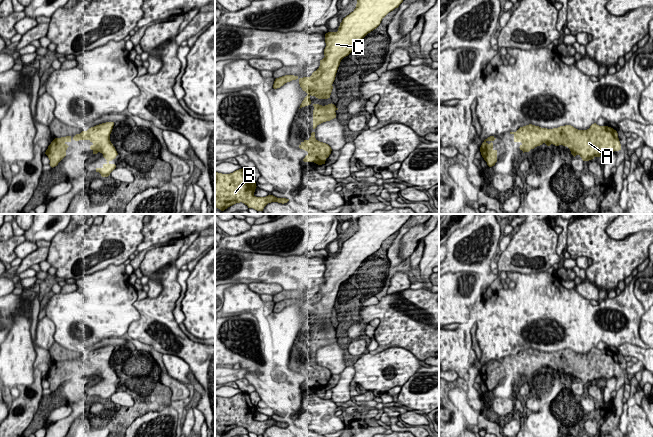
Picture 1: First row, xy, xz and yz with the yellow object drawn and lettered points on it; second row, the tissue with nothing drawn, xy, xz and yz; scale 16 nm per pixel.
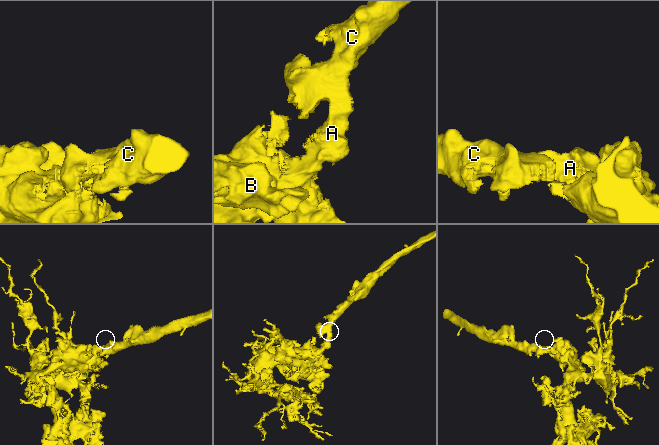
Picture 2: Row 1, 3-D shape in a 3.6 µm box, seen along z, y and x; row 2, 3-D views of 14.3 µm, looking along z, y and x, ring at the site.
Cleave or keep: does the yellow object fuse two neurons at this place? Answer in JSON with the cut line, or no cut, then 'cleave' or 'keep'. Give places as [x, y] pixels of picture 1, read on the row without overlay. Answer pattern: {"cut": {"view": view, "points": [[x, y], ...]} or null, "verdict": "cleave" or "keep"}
{"cut": null, "verdict": "keep"}

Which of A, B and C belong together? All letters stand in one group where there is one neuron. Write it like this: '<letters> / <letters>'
A B C

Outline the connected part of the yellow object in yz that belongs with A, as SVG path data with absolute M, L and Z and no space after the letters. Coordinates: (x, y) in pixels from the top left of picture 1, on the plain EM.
M596 347L592 348L587 354L578 354L571 349L560 350L558 352L547 353L535 350L532 348L520 351L516 356L510 356L514 359L514 366L521 366L520 374L529 376L537 370L545 367L547 370L551 368L555 370L567 370L571 378L575 381L579 379L583 385L589 385L601 379L608 380L614 375L621 374L621 368L618 362L618 357L611 351L599 350Z

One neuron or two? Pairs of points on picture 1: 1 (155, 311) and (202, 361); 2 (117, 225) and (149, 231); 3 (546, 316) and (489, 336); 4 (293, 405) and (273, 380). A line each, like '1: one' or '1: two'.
1: one
2: two
3: one
4: one

